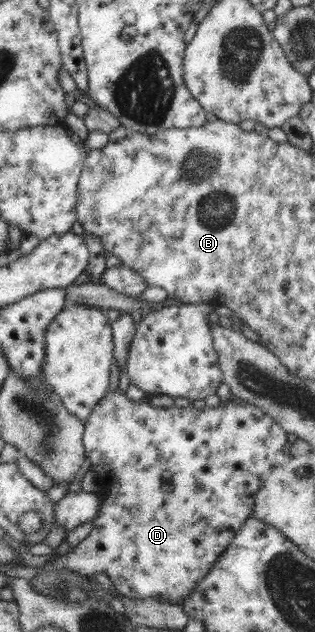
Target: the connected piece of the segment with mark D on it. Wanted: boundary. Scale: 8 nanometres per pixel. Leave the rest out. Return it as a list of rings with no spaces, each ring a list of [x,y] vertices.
[[[114,389],[104,396],[87,417],[83,434],[83,446],[86,457],[90,459],[90,469],[96,476],[103,476],[102,485],[106,487],[106,494],[99,507],[98,515],[93,520],[92,531],[76,547],[64,555],[55,555],[52,560],[56,569],[68,569],[91,578],[94,573],[102,573],[112,580],[114,587],[123,596],[129,598],[154,598],[166,601],[168,604],[180,604],[186,596],[191,596],[198,582],[201,582],[210,567],[216,563],[218,556],[230,545],[233,537],[238,533],[242,524],[253,515],[253,494],[258,491],[259,485],[269,476],[269,473],[284,465],[290,458],[288,435],[278,422],[274,421],[263,409],[257,405],[239,402],[235,399],[223,401],[217,407],[205,406],[197,409],[193,405],[187,407],[155,407],[145,401],[132,401],[124,392]]]

